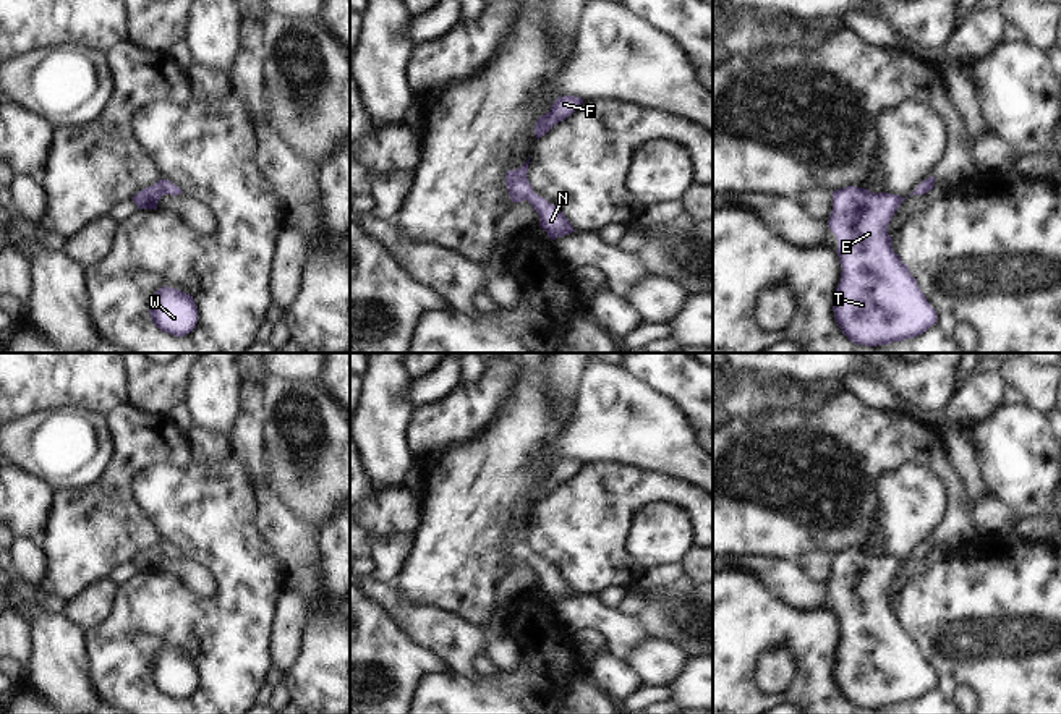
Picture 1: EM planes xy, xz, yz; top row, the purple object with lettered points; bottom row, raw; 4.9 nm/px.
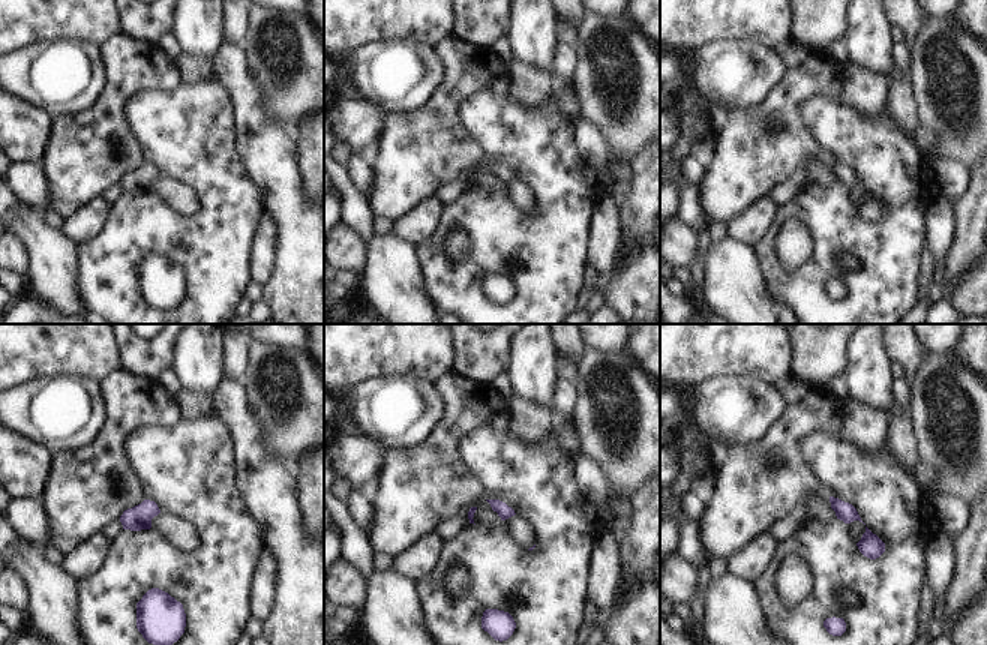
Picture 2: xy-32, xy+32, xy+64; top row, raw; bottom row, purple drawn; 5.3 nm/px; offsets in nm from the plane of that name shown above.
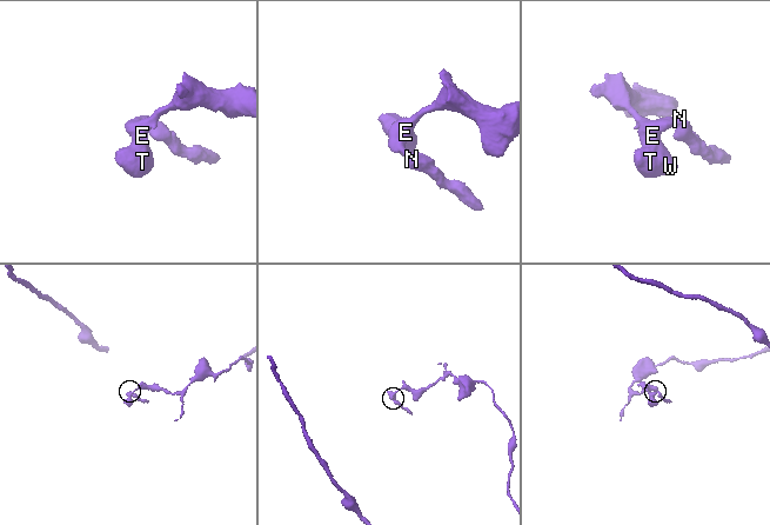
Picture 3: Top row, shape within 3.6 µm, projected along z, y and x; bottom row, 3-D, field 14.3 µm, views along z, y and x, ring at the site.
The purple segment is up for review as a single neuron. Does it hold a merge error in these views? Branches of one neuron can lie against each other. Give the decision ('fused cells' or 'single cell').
single cell

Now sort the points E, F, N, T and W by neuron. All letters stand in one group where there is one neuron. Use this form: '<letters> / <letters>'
E F N T W

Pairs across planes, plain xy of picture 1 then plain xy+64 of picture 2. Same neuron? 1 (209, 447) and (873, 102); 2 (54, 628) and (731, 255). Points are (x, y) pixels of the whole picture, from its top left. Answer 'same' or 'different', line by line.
1: same
2: same

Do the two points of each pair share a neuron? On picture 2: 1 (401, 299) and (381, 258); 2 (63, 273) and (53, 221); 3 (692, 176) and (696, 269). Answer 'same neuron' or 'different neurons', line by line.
1: same neuron
2: different neurons
3: different neurons

